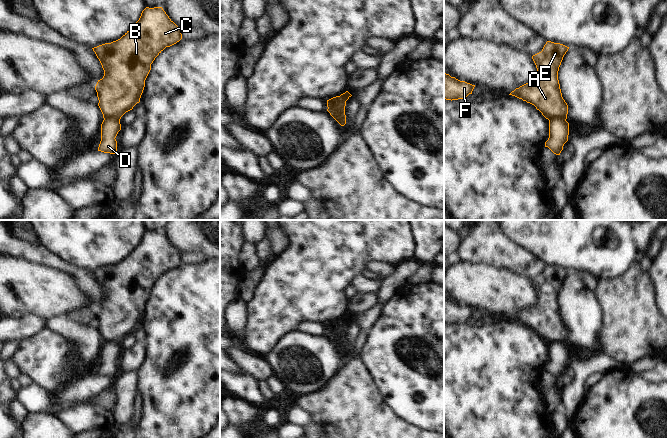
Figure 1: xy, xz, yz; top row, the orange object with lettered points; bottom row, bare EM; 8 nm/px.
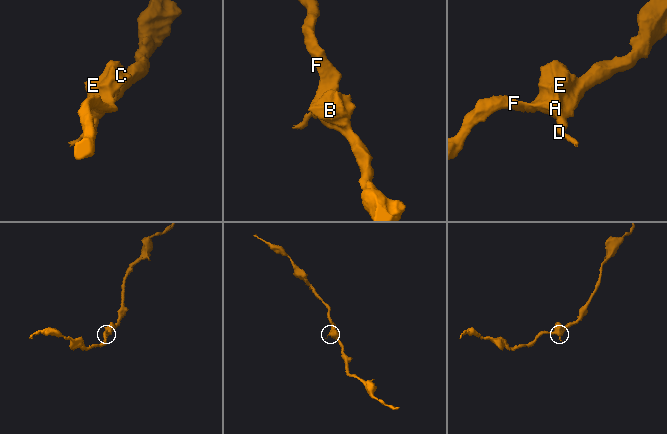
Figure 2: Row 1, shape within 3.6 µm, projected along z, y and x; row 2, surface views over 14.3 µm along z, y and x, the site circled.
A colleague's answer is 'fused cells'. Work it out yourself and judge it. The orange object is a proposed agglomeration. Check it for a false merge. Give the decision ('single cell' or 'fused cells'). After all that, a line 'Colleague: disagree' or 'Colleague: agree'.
fused cells
Colleague: agree

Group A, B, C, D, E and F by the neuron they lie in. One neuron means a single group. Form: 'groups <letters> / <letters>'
groups A B C E F / D

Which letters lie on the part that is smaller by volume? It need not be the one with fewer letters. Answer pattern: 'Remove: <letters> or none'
Remove: D

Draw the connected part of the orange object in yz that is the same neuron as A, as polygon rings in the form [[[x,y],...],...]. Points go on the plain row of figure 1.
[[[547,265],[542,275],[532,280],[538,301],[509,319],[534,329],[548,344],[554,341],[566,344],[568,329],[562,321],[558,295],[568,273],[563,268]]]

